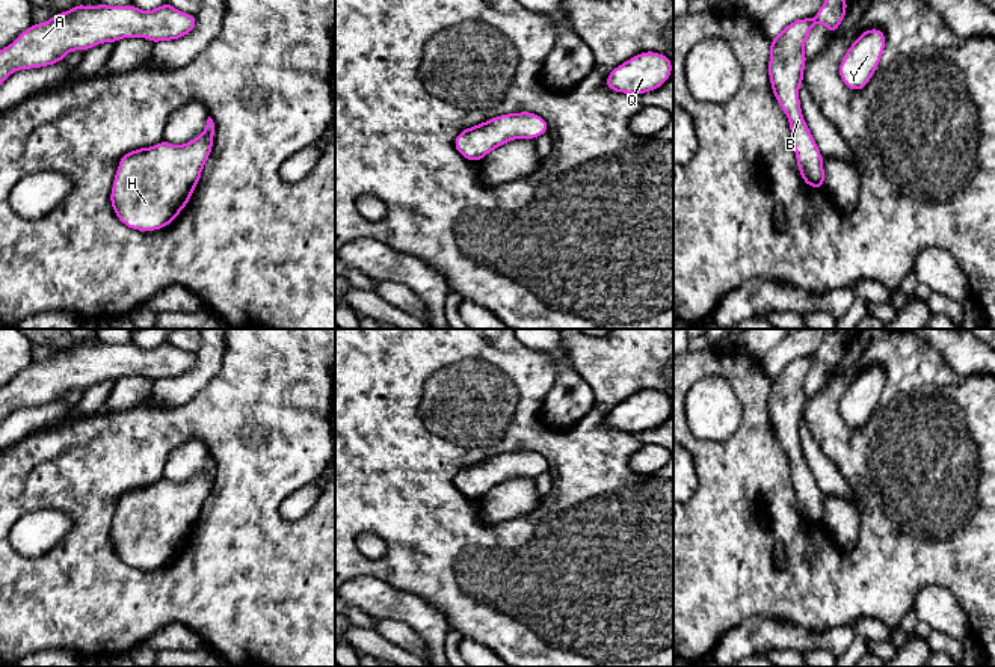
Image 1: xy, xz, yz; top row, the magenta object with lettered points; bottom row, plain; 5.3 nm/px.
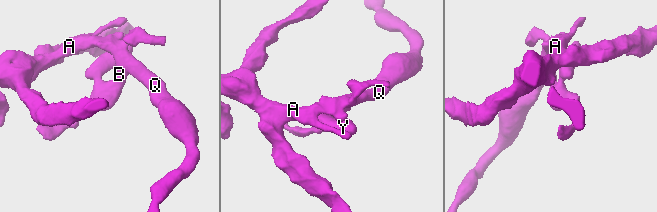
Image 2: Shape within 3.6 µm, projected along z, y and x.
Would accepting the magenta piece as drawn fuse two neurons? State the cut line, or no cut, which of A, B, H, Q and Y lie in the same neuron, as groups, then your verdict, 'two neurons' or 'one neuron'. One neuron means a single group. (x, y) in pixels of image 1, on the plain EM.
no cut | A B H Q Y | one neuron

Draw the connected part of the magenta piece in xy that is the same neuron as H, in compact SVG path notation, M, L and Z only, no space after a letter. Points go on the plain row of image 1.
M208 454L204 469L183 483L162 478L121 495L110 531L116 555L130 567L168 564L189 542L214 475Z

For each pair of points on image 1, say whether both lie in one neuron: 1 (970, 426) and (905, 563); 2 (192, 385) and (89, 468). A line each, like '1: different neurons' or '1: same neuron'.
1: same neuron
2: different neurons

